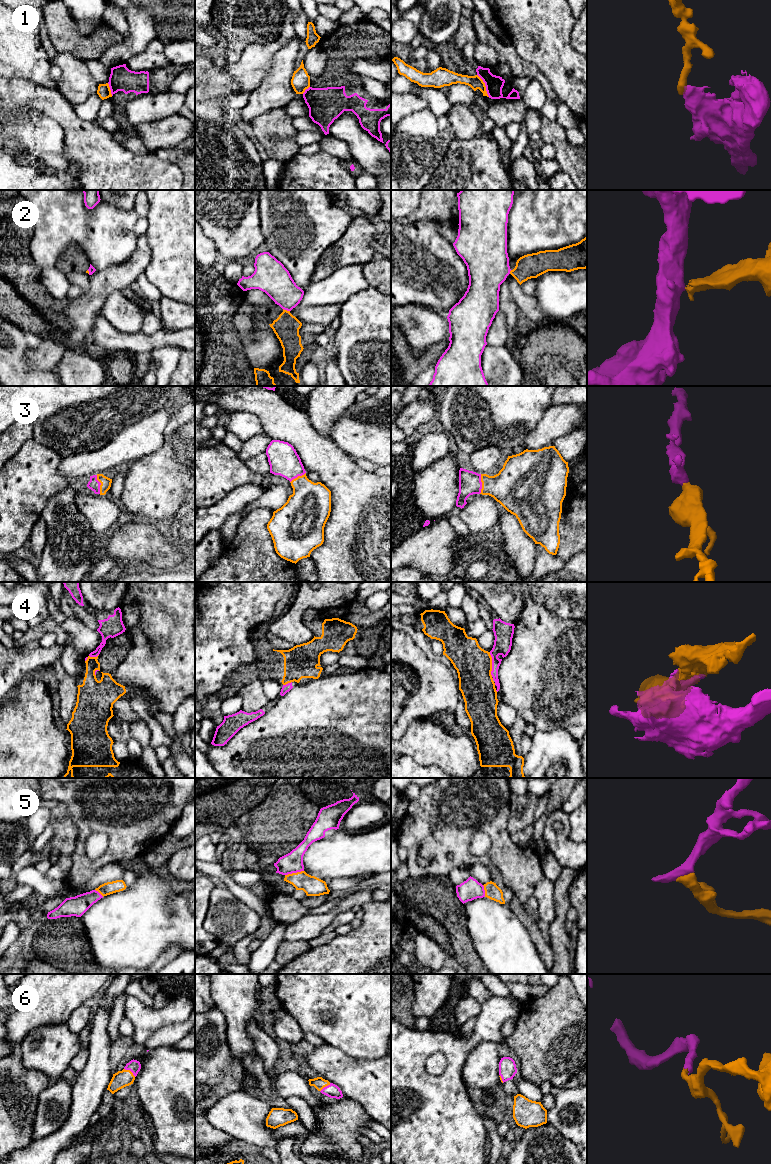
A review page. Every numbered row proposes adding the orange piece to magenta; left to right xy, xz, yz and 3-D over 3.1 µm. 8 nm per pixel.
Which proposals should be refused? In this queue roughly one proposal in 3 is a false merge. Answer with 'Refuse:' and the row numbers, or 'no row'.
Refuse: 1, 2

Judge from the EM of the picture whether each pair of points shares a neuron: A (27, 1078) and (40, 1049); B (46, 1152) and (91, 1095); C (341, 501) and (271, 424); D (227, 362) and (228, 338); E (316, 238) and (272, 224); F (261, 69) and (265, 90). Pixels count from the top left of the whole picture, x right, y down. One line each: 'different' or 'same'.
A: different
B: same
C: same
D: same
E: same
F: different

